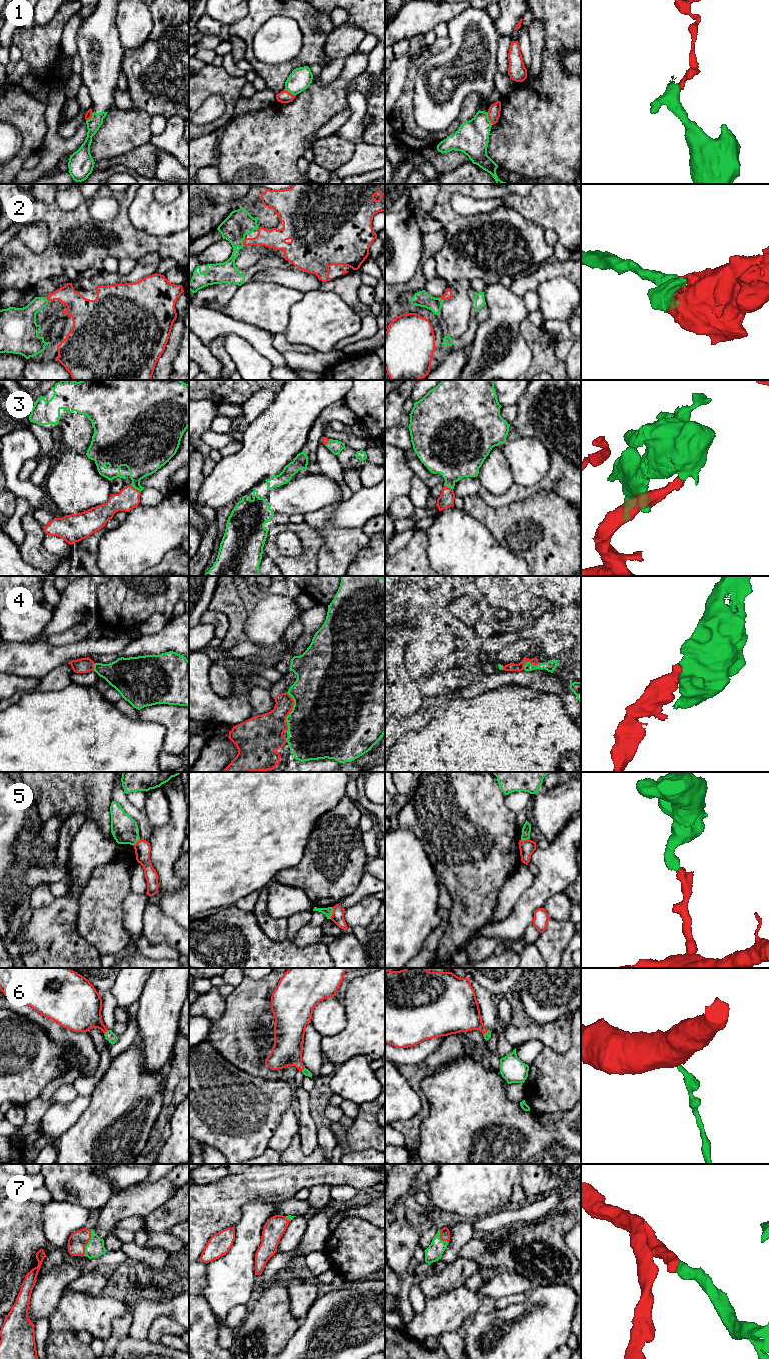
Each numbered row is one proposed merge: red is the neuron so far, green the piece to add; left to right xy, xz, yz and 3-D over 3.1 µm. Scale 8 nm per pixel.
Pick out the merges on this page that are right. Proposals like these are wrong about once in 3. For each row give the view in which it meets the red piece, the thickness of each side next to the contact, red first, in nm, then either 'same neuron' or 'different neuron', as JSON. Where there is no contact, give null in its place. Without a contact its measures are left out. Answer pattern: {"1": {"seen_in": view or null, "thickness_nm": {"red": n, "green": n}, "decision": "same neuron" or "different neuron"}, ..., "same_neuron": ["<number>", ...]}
{"1": {"seen_in": "yz", "thickness_nm": {"red": 100, "green": 280}, "decision": "different neuron"}, "2": {"seen_in": "xz", "thickness_nm": {"red": 160, "green": 200}, "decision": "same neuron"}, "3": {"seen_in": "xy", "thickness_nm": {"red": 180, "green": 280}, "decision": "same neuron"}, "4": {"seen_in": "xz", "thickness_nm": {"red": 260, "green": 500}, "decision": "same neuron"}, "5": {"seen_in": "xz", "thickness_nm": {"red": 100, "green": 70}, "decision": "different neuron"}, "6": {"seen_in": "xy", "thickness_nm": {"red": 300, "green": 80}, "decision": "same neuron"}, "7": {"seen_in": "xy", "thickness_nm": {"red": 150, "green": 140}, "decision": "same neuron"}, "same_neuron": ["2", "3", "4", "6", "7"]}

